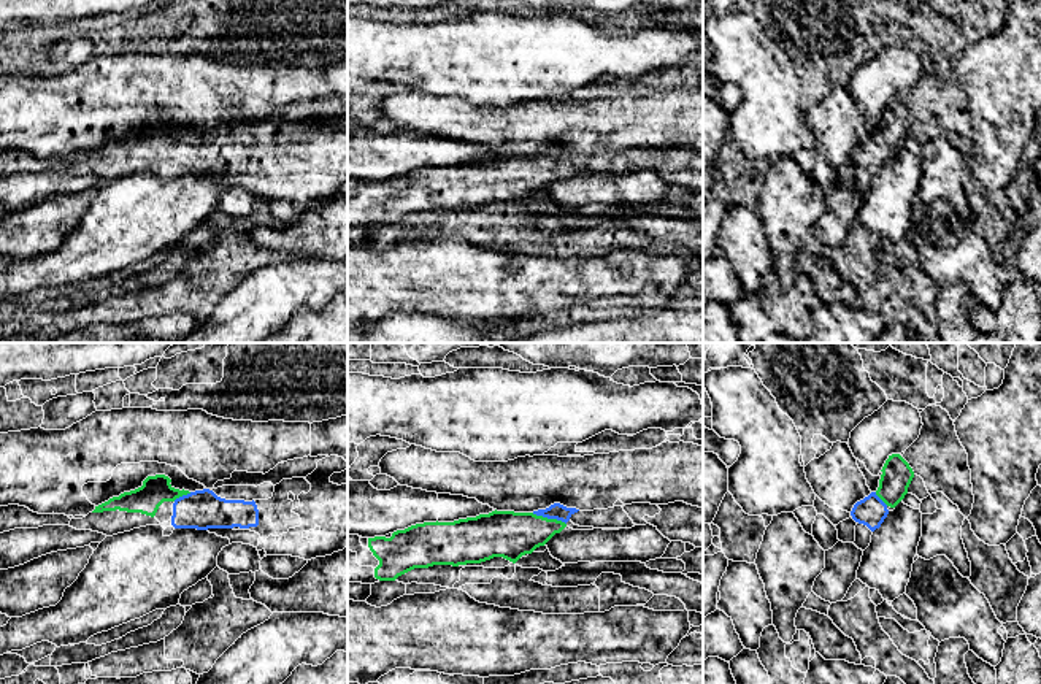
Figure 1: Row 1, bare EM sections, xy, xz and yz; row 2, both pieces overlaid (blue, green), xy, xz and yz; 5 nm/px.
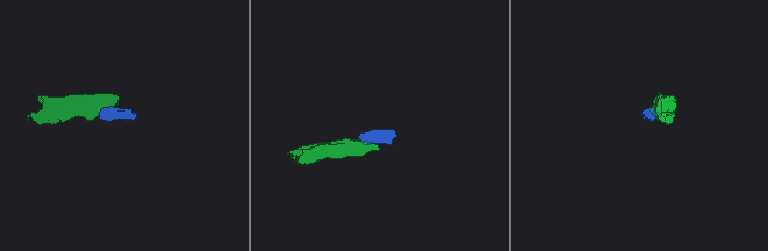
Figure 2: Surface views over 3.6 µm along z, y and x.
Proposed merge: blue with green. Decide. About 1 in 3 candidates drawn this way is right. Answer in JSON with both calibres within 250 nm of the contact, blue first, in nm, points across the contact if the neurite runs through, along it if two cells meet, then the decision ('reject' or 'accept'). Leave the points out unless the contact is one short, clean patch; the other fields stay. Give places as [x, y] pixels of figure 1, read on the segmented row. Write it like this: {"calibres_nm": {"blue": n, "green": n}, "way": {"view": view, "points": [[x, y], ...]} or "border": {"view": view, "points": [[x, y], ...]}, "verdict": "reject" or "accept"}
{"calibres_nm": {"blue": 80, "green": 240}, "way": {"view": "xz", "points": [[557, 511], [549, 518], [535, 529], [503, 534]]}, "verdict": "accept"}

